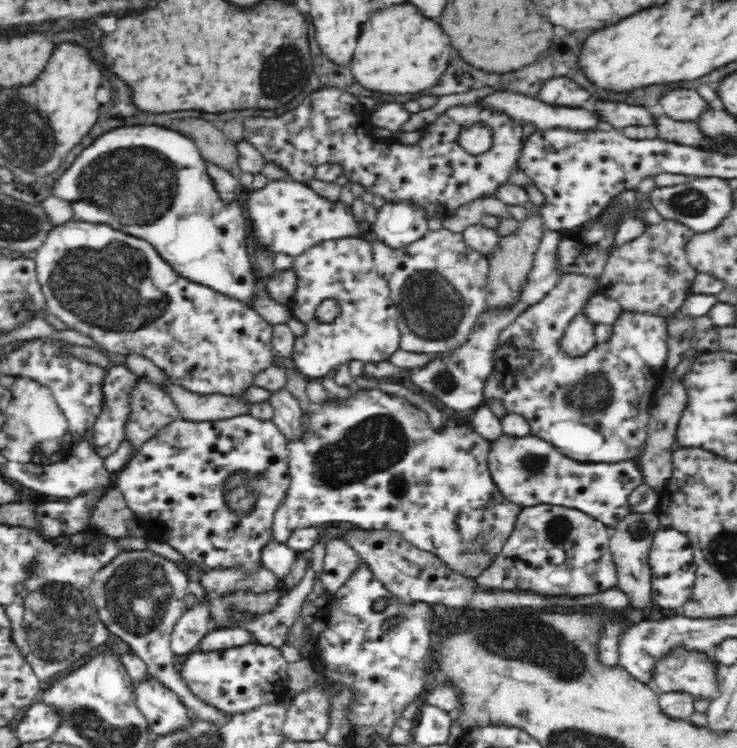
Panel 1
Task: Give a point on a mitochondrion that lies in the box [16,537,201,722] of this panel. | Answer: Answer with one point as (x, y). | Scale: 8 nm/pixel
(56, 622)

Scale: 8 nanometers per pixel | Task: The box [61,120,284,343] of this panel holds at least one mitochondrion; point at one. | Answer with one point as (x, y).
(140, 184)

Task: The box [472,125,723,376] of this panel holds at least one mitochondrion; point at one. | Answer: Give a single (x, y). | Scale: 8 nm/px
(689, 202)

